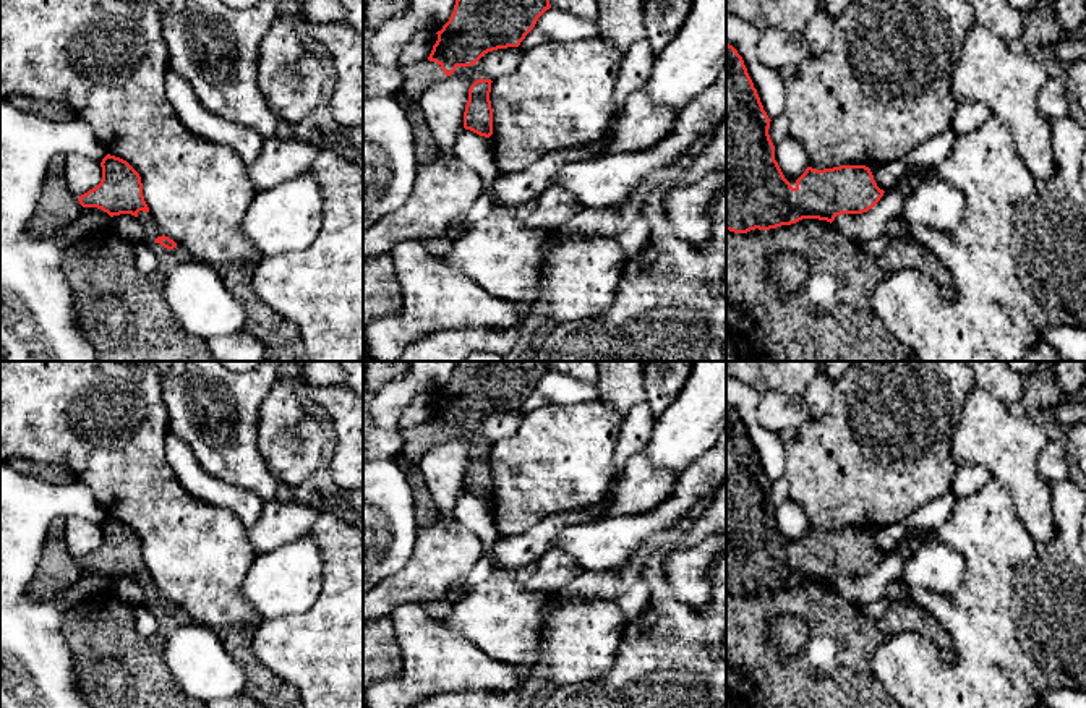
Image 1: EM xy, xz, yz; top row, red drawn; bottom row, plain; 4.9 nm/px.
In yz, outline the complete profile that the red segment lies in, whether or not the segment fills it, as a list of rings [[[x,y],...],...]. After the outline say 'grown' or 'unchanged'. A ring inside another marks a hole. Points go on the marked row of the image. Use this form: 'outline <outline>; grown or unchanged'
outline [[[726,42],[726,230],[770,230],[802,219],[832,224],[836,215],[862,214],[880,201],[885,191],[866,165],[807,167],[793,188],[775,160],[770,122],[742,57]]]; unchanged

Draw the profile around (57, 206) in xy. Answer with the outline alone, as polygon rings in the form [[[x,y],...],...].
[[[55,156],[47,168],[42,191],[28,233],[36,238],[55,237],[81,215],[83,206],[65,180],[66,156]]]

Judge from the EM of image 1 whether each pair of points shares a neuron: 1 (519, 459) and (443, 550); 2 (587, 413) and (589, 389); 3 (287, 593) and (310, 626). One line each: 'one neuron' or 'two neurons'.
1: two neurons
2: two neurons
3: two neurons

